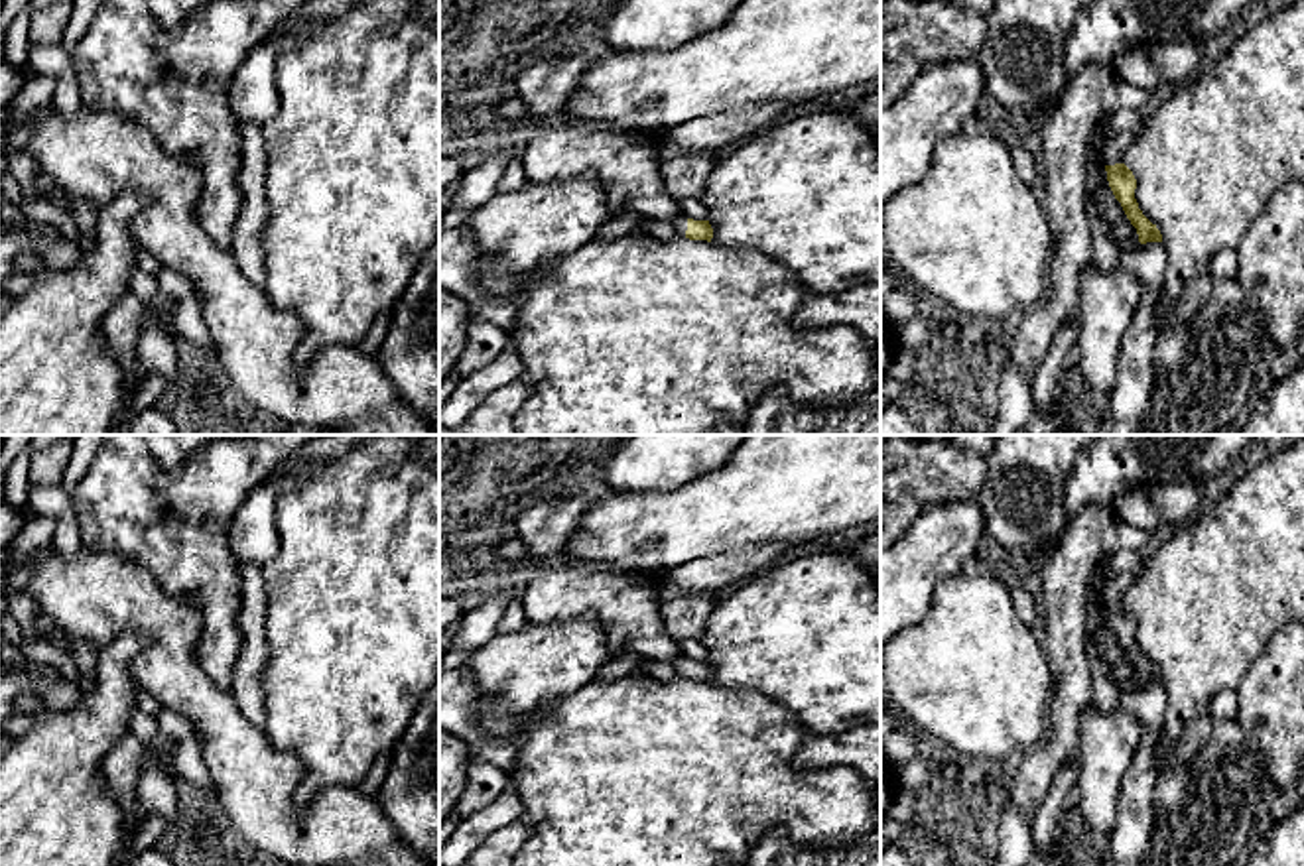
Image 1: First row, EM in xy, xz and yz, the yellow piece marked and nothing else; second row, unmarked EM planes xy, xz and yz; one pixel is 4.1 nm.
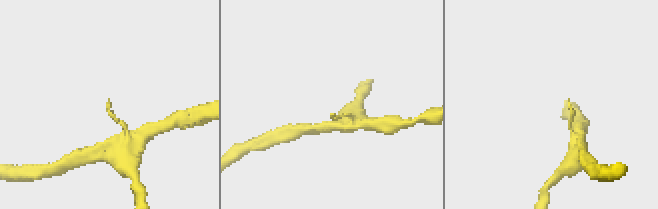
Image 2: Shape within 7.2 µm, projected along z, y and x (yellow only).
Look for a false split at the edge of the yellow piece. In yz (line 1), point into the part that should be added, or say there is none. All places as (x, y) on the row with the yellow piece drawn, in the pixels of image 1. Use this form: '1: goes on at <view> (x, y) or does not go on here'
1: goes on at yz (1113, 148)

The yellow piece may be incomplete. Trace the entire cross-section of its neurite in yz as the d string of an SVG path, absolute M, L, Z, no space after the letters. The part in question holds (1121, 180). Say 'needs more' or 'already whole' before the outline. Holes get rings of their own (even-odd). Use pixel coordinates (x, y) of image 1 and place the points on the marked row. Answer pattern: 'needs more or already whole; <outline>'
needs more; M1121 130L1103 140L1101 154L1105 159L1107 181L1127 218L1137 228L1139 242L1162 242L1162 234L1156 224L1152 224L1139 209L1139 203L1135 199L1137 179L1123 161L1135 136L1137 132L1133 130Z

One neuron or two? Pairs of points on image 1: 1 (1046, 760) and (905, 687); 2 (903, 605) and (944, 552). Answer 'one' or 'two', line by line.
1: two
2: one

